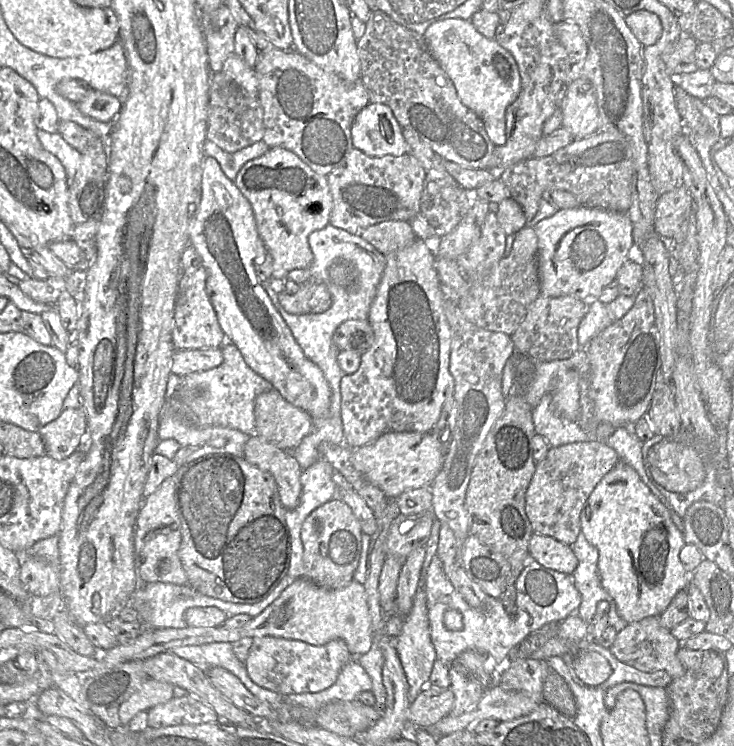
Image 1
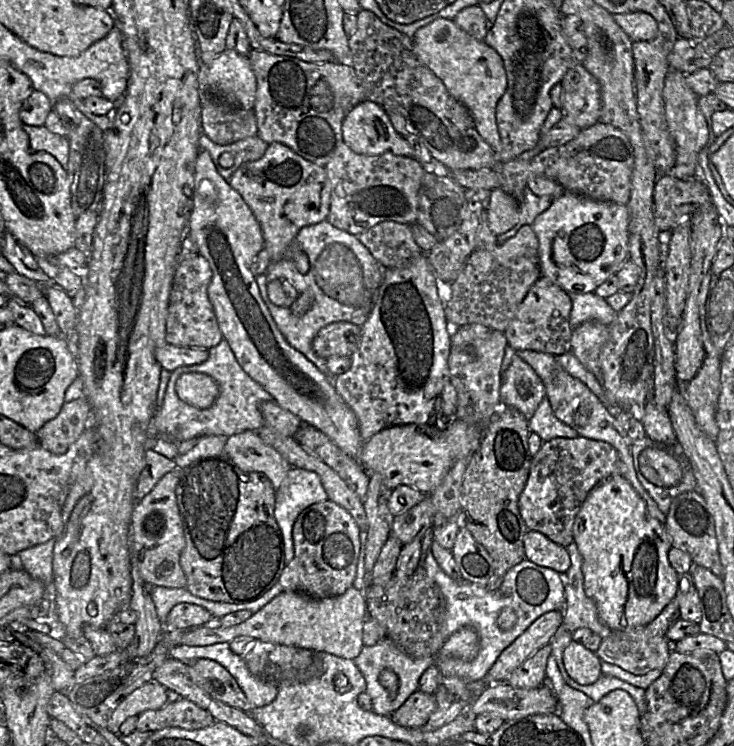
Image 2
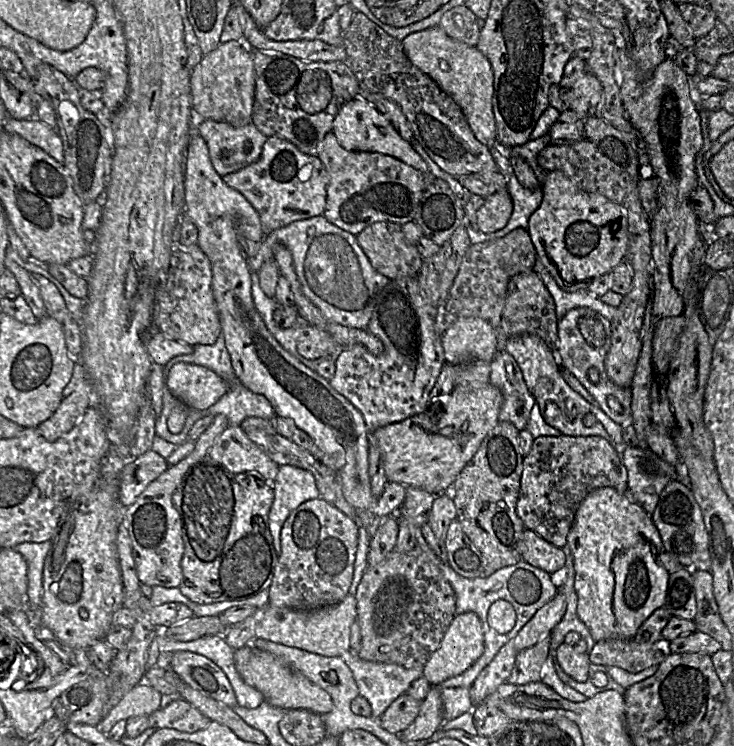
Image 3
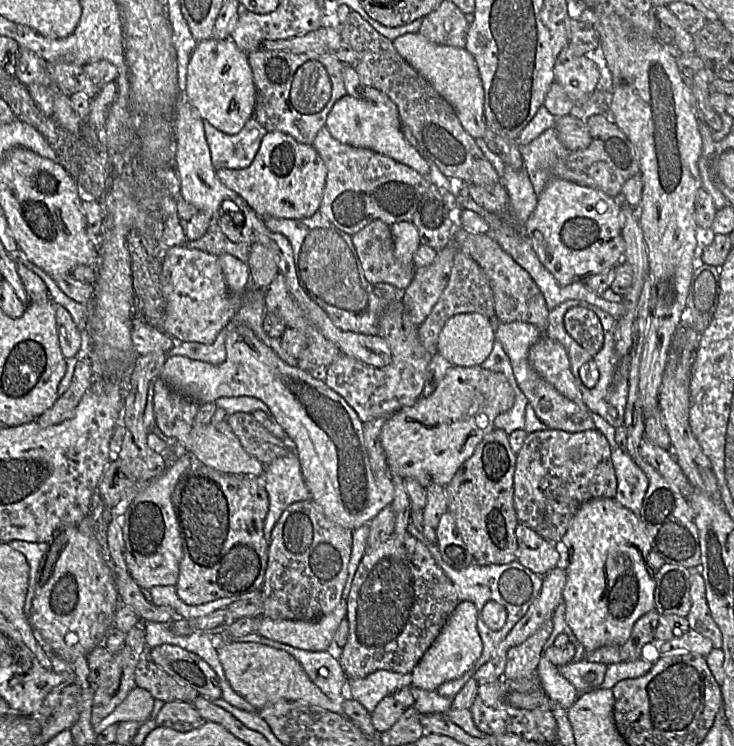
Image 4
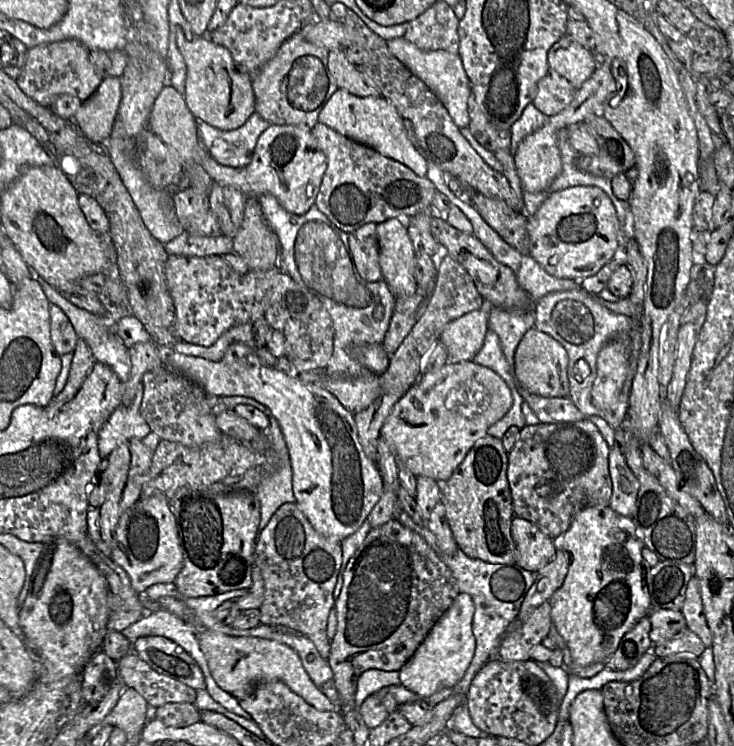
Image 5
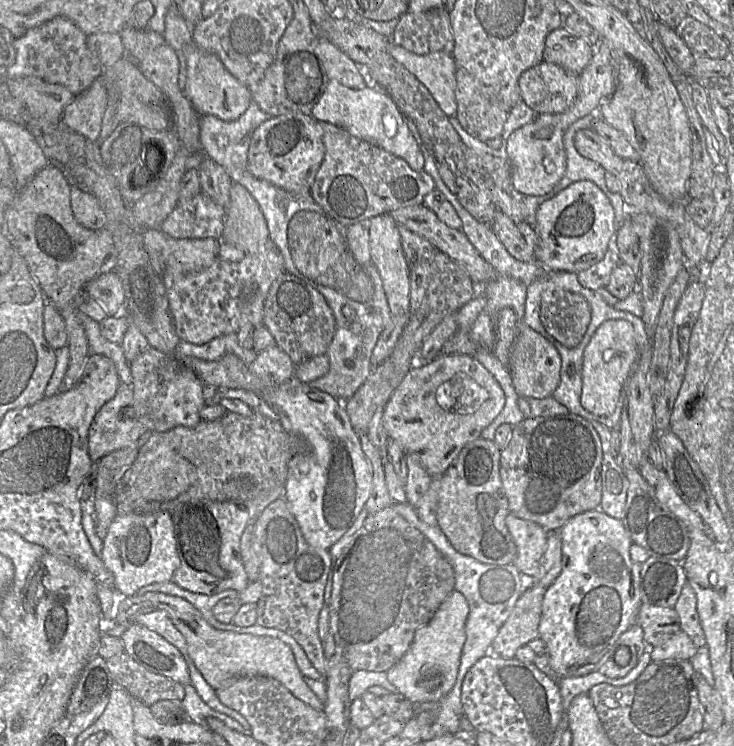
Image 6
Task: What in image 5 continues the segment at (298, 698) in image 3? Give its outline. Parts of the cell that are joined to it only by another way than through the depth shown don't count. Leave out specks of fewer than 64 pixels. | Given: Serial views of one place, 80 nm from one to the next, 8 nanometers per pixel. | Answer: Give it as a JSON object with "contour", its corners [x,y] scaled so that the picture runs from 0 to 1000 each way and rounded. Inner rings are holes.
{"contour":[[[233,799],[219,800],[214,806],[251,835],[268,843],[274,873],[282,886],[286,902],[294,917],[323,938],[335,934],[350,914],[384,913],[396,926],[414,937],[433,953],[458,953],[459,948],[426,916],[416,899],[406,877],[392,865],[360,855],[342,853],[311,853],[283,842],[268,832],[266,822],[249,806]]]}

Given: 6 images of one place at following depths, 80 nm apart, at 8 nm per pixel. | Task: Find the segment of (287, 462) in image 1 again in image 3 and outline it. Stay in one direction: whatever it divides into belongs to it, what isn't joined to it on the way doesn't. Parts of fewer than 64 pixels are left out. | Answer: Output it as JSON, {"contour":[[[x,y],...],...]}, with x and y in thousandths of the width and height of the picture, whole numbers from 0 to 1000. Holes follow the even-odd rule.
{"contour":[[[316,570],[293,590],[282,611],[313,633],[351,633],[369,647],[381,627],[381,623],[343,592],[327,572]]]}

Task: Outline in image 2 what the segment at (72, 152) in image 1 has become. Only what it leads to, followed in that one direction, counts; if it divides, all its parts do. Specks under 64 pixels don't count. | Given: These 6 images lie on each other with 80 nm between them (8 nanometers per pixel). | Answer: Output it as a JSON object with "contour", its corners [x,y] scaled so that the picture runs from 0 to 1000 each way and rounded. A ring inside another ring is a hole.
{"contour":[[[33,166],[31,172],[40,182],[42,198],[69,206],[93,229],[94,190],[65,174],[63,169],[42,169]]]}

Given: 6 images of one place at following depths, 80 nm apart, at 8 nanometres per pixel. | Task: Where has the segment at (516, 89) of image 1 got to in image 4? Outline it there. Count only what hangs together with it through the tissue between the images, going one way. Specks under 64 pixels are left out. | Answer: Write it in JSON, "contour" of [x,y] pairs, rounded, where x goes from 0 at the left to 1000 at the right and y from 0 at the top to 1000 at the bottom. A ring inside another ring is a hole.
{"contour":[[[569,43],[550,46],[534,56],[544,74],[617,143],[632,174],[646,186],[658,185],[663,173],[659,154],[659,119],[643,72],[634,64],[590,58]]]}

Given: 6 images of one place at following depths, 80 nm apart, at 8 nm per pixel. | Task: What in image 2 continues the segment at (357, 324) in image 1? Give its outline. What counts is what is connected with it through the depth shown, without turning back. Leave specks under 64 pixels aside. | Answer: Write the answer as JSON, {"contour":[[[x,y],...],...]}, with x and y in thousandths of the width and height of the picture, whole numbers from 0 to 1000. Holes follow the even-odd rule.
{"contour":[[[458,432],[439,440],[425,458],[429,473],[441,481],[455,477],[478,479],[489,466],[492,437]]]}

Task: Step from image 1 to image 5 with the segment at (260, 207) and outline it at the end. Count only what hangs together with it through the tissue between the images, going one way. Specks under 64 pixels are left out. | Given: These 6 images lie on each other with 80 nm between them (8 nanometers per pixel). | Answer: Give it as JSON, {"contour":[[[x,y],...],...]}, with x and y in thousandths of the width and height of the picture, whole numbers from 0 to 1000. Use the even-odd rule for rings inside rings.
{"contour":[[[366,168],[353,182],[342,217],[335,224],[300,221],[275,193],[271,196],[271,218],[292,245],[319,251],[335,264],[369,260],[391,284],[413,288],[429,275],[446,213],[426,184],[425,173],[403,168]]]}

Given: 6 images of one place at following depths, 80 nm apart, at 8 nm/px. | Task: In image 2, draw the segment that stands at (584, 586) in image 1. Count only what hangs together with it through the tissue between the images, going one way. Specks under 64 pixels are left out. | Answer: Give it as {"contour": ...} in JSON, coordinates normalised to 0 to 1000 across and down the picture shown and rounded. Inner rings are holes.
{"contour":[[[782,727],[772,732],[772,737],[778,747],[778,759],[771,767],[766,839],[778,847],[801,842],[822,855],[834,846],[816,830],[809,806],[796,792],[793,745]]]}

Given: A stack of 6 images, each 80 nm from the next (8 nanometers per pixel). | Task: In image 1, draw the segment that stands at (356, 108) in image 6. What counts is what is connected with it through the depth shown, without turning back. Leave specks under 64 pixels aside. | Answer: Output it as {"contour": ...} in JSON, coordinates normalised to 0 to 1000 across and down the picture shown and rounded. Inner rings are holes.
{"contour":[[[504,138],[480,165],[480,193],[504,210],[548,209],[557,205],[548,174],[530,142]]]}

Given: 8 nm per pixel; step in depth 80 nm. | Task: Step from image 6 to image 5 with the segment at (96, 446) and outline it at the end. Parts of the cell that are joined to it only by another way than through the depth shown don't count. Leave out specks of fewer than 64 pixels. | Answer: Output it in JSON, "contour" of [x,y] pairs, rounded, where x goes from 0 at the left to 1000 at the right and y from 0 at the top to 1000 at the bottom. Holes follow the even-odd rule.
{"contour":[[[191,519],[178,543],[165,540],[138,574],[134,602],[139,615],[146,615],[169,592],[180,587],[193,590],[207,579],[191,554],[193,532],[195,519]]]}

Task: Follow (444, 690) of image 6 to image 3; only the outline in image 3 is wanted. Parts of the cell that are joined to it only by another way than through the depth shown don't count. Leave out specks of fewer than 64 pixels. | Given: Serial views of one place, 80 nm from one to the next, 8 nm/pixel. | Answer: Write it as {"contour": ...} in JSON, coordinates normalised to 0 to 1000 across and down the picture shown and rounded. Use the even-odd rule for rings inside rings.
{"contour":[[[646,820],[620,824],[597,869],[587,877],[576,893],[576,905],[587,920],[595,920],[605,912],[623,906],[653,883],[659,873],[659,855],[655,832]]]}

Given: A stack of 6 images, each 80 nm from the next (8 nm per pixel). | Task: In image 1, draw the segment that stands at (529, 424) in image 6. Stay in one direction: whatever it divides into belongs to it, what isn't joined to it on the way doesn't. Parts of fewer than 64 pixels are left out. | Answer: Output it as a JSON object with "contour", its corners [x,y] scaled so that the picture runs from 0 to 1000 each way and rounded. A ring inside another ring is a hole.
{"contour":[[[811,590],[749,599],[743,614],[730,622],[729,633],[715,662],[715,686],[728,714],[744,717],[778,731],[792,713],[790,690],[808,655],[845,618],[841,606],[824,592]]]}

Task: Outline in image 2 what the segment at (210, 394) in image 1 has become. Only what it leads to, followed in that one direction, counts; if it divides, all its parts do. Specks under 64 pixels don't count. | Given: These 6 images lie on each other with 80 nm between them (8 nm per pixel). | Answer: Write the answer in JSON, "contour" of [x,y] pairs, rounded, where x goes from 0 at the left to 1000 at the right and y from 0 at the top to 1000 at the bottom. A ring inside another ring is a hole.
{"contour":[[[304,453],[297,462],[283,468],[283,472],[285,479],[277,487],[244,492],[233,499],[222,543],[208,560],[208,570],[215,580],[234,586],[238,592],[251,592],[286,582],[315,584],[332,578],[350,579],[360,570],[354,543],[371,536],[369,528],[331,496],[308,454]],[[256,499],[282,501],[297,513],[298,531],[285,547],[270,548],[243,532],[240,512],[248,501]]]}

